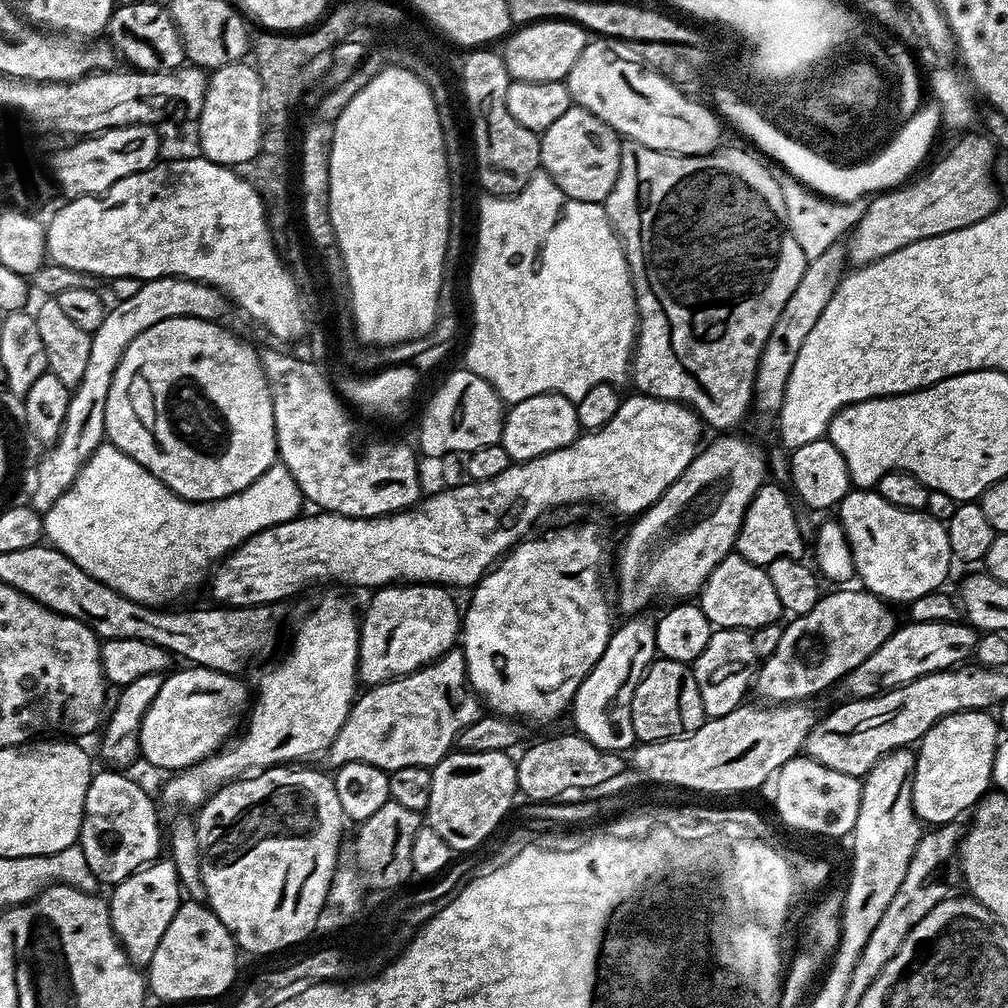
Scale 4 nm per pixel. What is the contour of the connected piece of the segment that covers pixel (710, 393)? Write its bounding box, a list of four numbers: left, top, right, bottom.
[603,140,806,430]

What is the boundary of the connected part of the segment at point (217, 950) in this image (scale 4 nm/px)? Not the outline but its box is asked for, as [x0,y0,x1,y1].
[146,899,236,1000]

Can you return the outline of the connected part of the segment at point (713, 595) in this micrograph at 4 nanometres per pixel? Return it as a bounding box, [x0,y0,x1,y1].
[698,554,782,630]

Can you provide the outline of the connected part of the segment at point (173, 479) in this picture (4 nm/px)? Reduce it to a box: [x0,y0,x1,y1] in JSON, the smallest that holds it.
[104,318,278,502]

